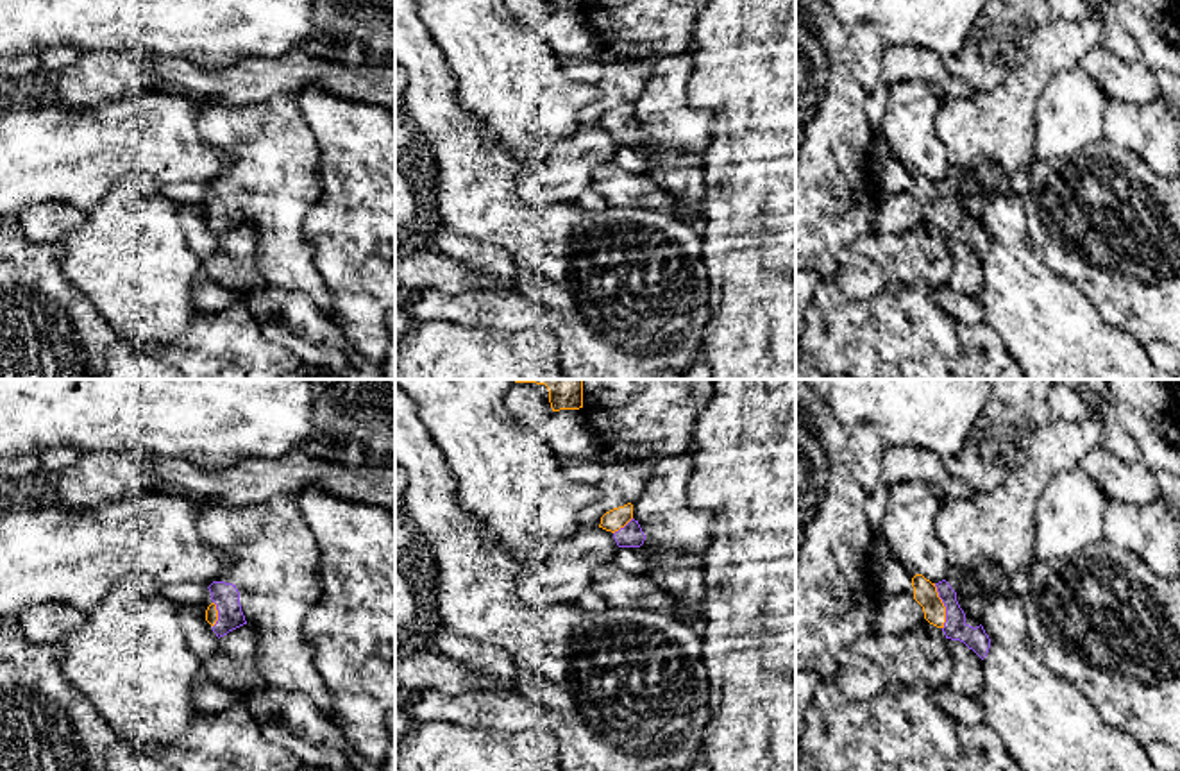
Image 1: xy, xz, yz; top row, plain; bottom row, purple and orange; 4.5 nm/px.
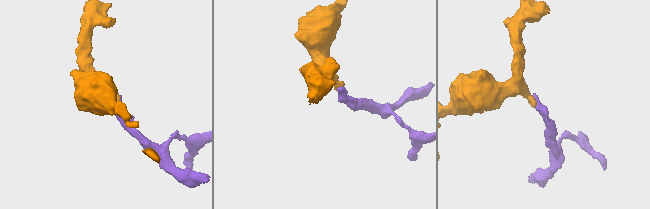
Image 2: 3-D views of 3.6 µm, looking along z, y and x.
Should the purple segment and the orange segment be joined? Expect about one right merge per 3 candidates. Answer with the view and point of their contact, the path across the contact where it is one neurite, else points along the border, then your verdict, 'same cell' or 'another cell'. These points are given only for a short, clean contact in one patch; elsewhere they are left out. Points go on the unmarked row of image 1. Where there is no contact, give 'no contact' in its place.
meets purple in yz at (944, 204); runs through yz (955, 228), (944, 204), (925, 192); same cell

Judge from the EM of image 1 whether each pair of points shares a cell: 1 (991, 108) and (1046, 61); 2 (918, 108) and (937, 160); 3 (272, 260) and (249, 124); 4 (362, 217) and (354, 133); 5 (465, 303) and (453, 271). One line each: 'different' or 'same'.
1: same
2: same
3: same
4: same
5: different

